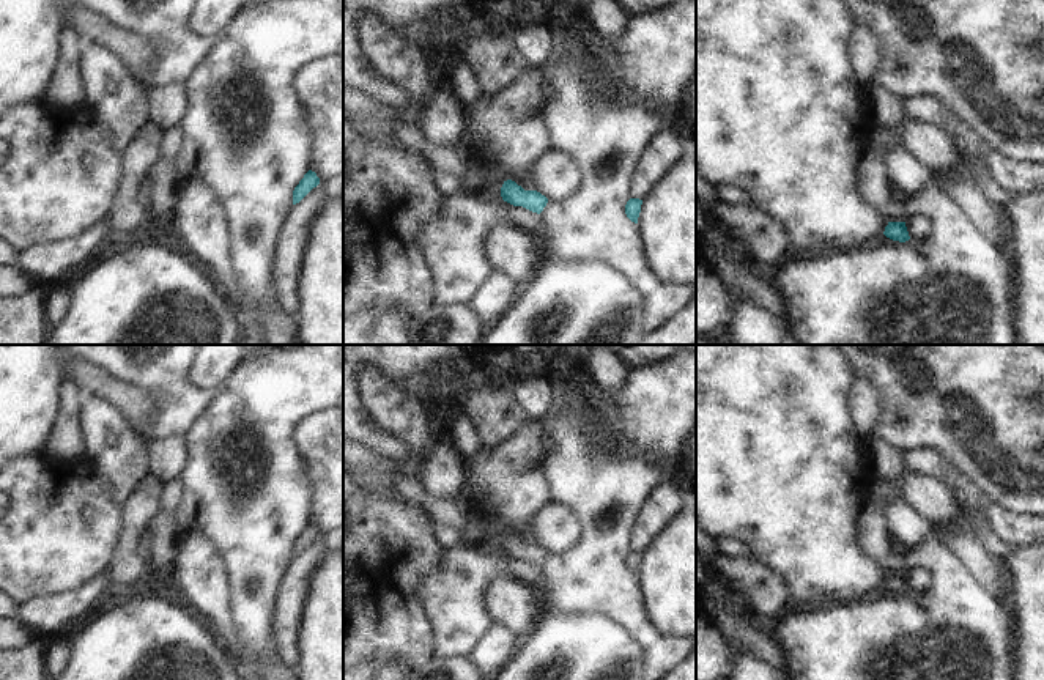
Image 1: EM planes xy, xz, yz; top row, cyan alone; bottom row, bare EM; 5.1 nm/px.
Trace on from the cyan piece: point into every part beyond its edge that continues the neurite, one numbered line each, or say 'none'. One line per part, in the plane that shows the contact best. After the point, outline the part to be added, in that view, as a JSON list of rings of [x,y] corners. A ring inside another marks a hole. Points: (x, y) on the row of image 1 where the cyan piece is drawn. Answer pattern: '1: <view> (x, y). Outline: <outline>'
none

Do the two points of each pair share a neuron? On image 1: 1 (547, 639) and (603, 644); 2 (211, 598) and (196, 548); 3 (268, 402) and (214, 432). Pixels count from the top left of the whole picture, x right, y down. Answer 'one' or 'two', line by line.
1: one
2: one
3: one

